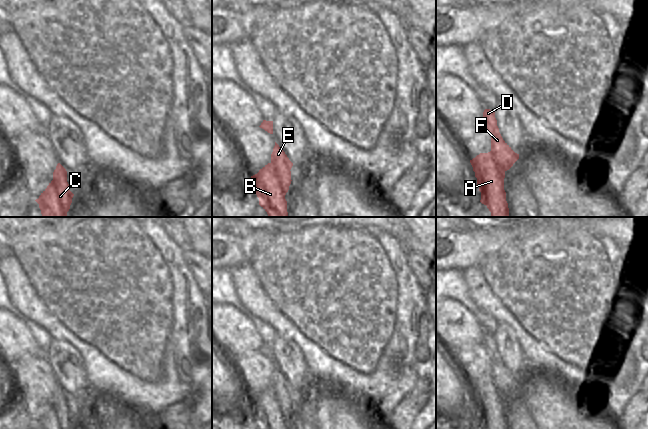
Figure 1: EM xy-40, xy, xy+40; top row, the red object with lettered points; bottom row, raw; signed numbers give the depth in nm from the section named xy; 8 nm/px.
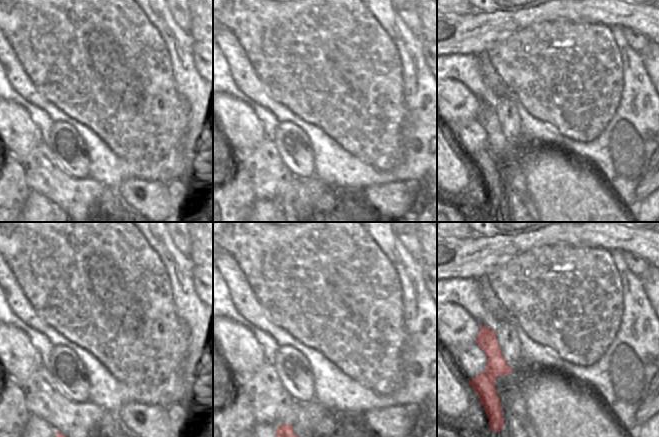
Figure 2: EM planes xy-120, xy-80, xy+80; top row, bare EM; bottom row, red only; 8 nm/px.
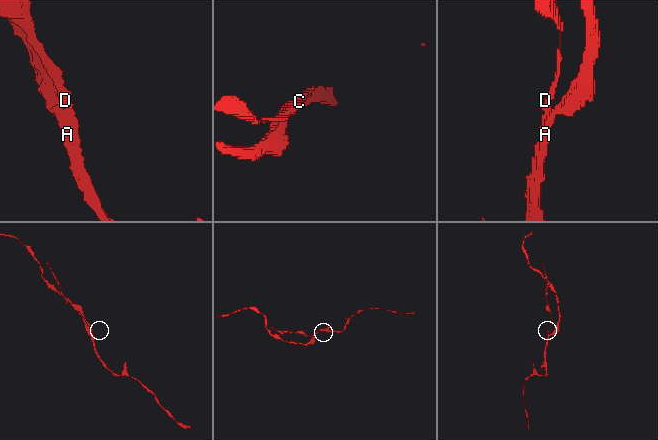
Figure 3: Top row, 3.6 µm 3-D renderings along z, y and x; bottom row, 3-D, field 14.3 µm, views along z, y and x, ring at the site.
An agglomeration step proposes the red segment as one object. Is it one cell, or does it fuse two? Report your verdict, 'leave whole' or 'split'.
split

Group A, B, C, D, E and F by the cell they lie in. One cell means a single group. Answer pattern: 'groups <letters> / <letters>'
groups A B C / D E F

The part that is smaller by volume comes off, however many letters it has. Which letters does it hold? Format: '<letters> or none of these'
D, E, F

